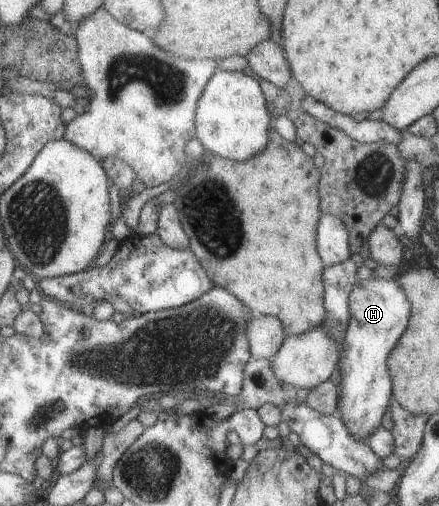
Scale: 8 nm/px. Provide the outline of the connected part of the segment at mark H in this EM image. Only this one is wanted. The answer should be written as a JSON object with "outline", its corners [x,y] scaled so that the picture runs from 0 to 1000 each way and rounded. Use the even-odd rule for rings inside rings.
{"outline":[[[852,547],[818,553],[795,587],[797,638],[784,664],[781,690],[772,702],[772,725],[779,749],[770,769],[770,804],[774,828],[788,838],[790,850],[813,870],[829,872],[870,842],[870,826],[895,792],[893,747],[884,729],[886,702],[897,694],[909,670],[923,660],[934,628],[936,599],[925,587],[918,567],[904,549],[886,553]]]}

